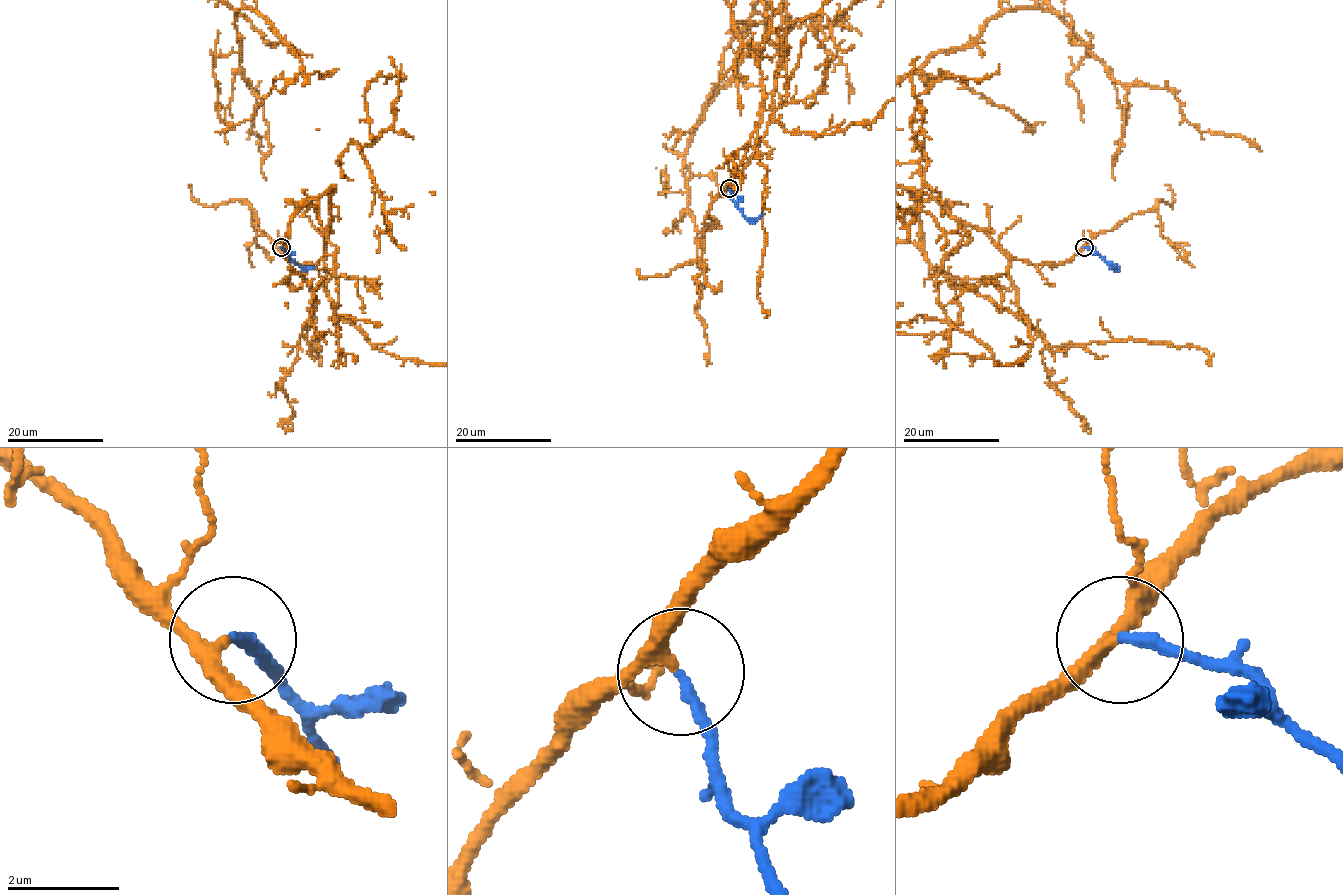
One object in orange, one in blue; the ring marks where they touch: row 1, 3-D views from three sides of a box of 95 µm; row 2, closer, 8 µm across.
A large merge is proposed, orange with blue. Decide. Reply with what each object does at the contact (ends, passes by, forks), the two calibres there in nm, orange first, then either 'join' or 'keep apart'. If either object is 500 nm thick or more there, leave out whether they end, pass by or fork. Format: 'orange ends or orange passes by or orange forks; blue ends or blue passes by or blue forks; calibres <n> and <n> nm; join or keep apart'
orange passes by; blue ends; calibres 240 and 190 nm; join

